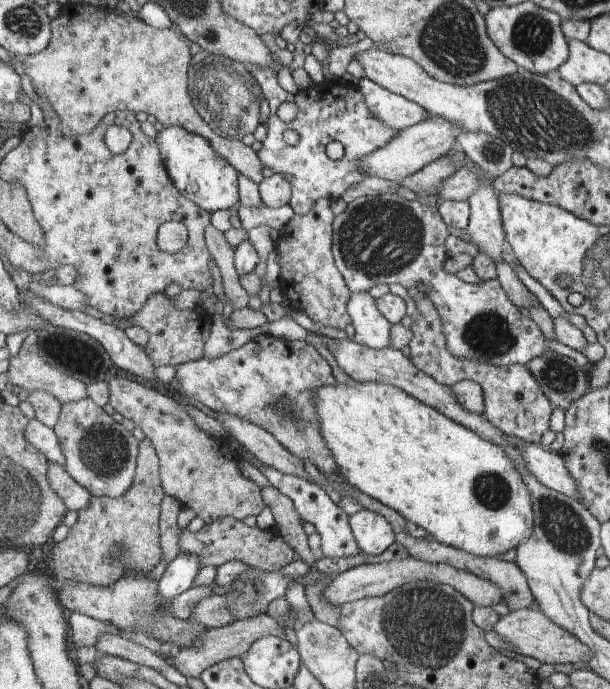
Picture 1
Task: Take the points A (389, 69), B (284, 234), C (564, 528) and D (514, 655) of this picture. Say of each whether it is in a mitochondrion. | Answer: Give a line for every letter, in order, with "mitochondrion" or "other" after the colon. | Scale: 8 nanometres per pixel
A: other
B: other
C: mitochondrion
D: other

